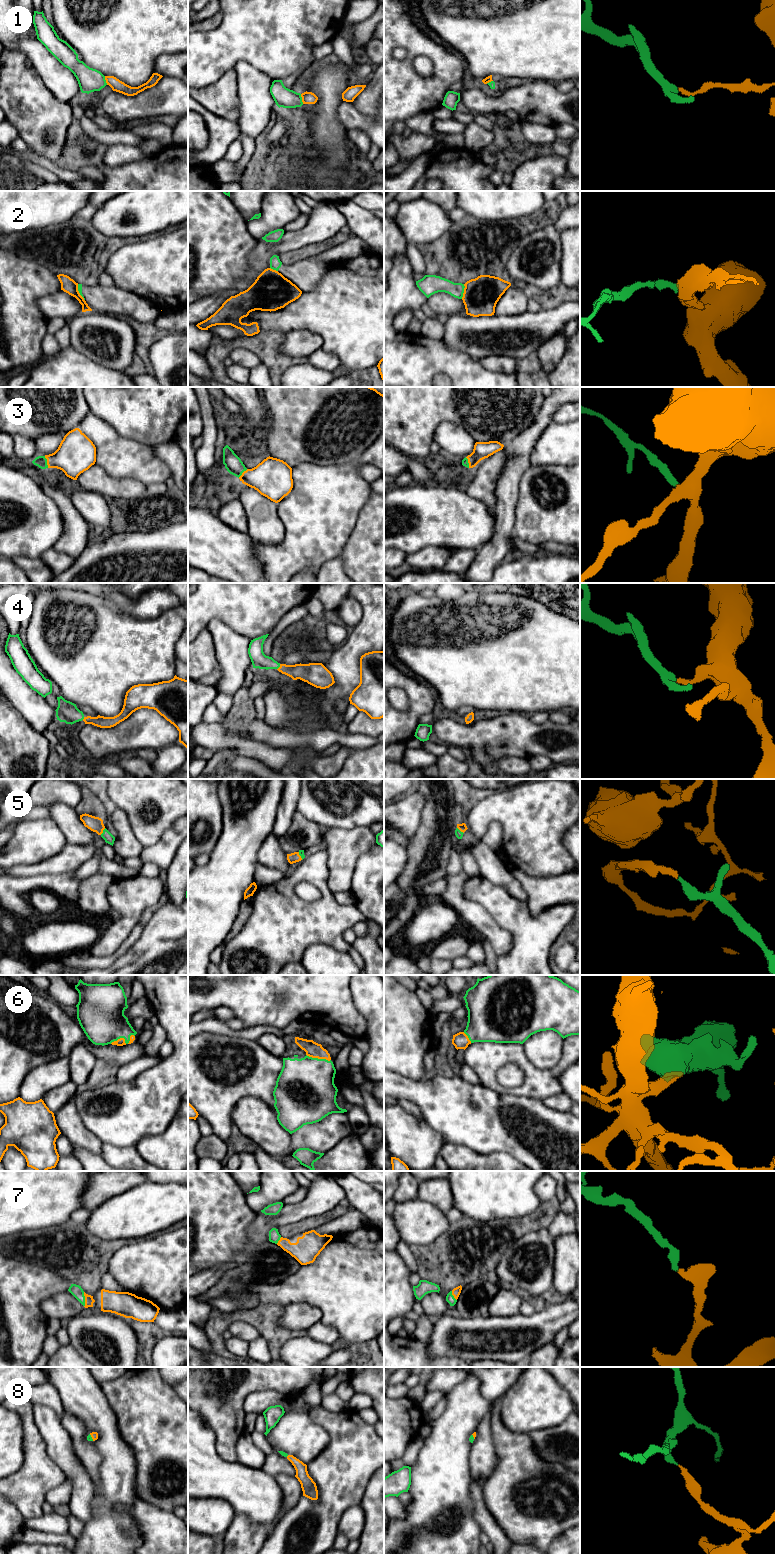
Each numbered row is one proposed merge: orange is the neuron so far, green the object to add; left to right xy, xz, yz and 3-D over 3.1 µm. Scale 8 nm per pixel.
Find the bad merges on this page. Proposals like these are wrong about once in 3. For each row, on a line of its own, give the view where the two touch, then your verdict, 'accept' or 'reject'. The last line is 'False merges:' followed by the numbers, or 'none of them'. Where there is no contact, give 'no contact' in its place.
1: meets orange in xz; reject
2: meets orange in yz; reject
3: meets orange in xy; accept
4: meets orange in xz; accept
5: meets orange in xy; accept
6: meets orange in xy; accept
7: meets orange in xy; accept
8: meets orange in xy; accept
False merges: 1, 2

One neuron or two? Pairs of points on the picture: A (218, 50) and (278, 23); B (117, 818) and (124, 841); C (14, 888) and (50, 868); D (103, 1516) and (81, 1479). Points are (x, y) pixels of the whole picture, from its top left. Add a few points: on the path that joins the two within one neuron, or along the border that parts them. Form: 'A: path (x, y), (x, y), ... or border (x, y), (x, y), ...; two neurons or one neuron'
A: path (233, 41), (263, 24); one neuron
B: path (121, 824), (124, 835); one neuron
C: border (61, 872), (15, 877); two neurons
D: border (95, 1486), (91, 1502), (91, 1517), (87, 1521); two neurons

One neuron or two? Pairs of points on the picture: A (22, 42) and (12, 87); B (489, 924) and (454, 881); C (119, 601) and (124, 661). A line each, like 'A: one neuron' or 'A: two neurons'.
A: two neurons
B: one neuron
C: two neurons

